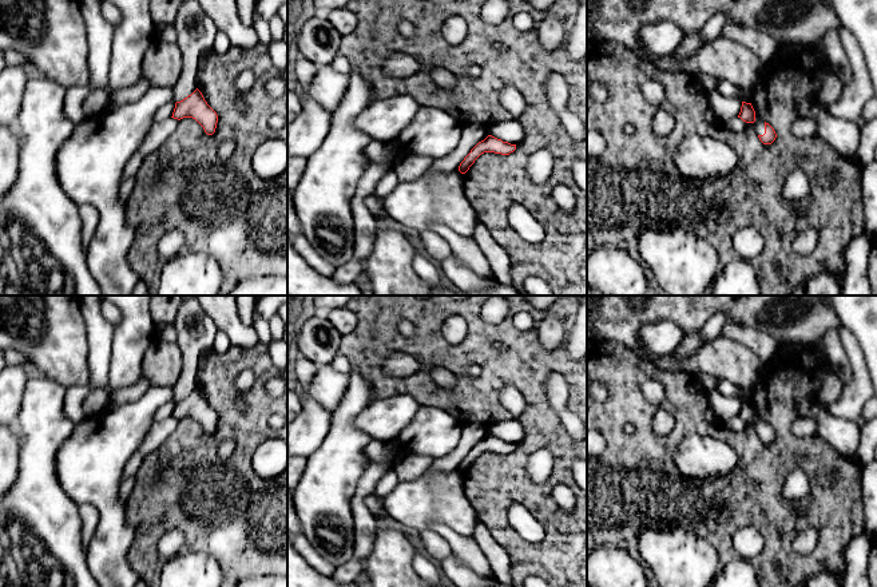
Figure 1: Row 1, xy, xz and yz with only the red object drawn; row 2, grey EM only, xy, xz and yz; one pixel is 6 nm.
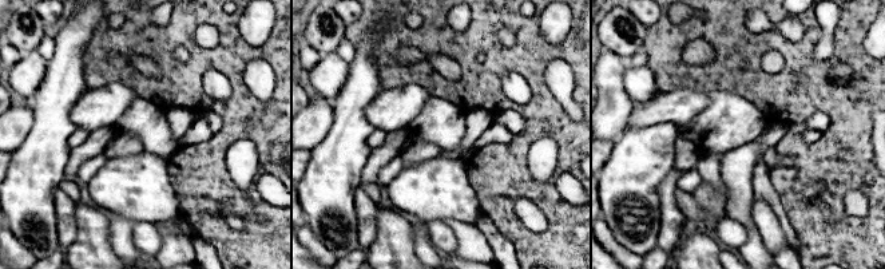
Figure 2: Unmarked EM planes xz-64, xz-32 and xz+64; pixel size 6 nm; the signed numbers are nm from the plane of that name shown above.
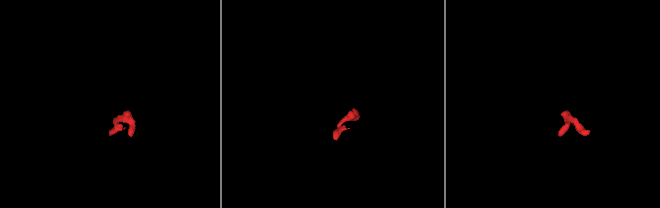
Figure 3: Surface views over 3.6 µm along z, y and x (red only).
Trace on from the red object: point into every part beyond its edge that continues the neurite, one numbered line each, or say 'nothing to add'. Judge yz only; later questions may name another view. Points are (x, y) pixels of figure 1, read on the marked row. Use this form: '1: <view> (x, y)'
1: yz (758, 125)

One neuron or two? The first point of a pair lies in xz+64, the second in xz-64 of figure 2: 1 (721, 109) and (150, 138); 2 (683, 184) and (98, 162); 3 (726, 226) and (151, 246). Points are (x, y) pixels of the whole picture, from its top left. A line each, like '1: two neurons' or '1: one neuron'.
1: one neuron
2: one neuron
3: one neuron

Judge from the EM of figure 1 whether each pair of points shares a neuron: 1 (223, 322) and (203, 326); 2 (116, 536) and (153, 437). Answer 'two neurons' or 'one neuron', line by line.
1: two neurons
2: two neurons

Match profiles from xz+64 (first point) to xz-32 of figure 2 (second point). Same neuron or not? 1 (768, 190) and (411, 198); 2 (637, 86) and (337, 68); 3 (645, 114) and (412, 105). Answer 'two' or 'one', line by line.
1: two
2: one
3: one

